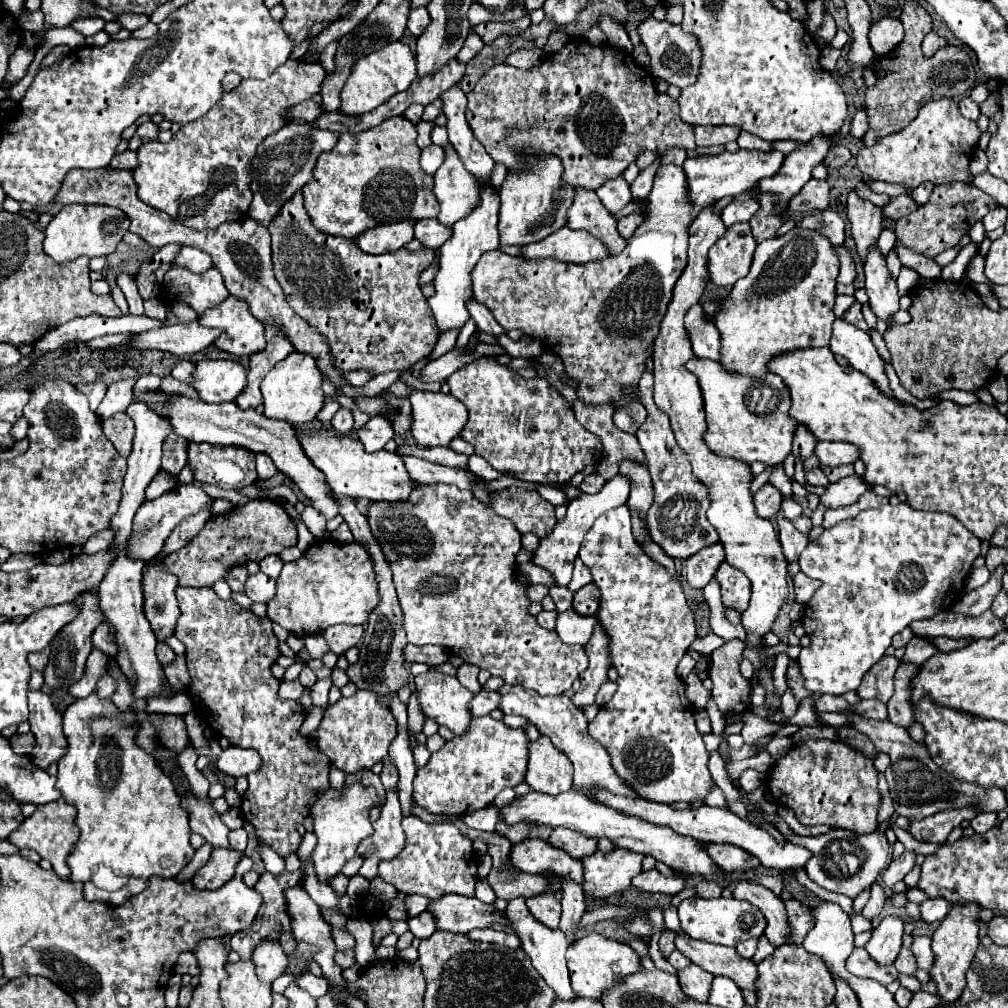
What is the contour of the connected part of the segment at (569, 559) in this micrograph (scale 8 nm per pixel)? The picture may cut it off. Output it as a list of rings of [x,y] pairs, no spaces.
[[[615,476],[613,480],[609,480],[601,492],[597,494],[581,494],[577,500],[573,500],[567,506],[567,514],[563,520],[559,520],[553,530],[539,540],[539,548],[533,552],[533,564],[545,568],[551,572],[551,576],[555,578],[557,586],[567,586],[571,580],[571,572],[573,572],[573,562],[577,558],[577,552],[581,548],[581,540],[585,536],[585,532],[593,526],[593,522],[597,520],[597,516],[601,516],[603,512],[623,506],[629,498],[629,480],[625,480],[625,476]]]

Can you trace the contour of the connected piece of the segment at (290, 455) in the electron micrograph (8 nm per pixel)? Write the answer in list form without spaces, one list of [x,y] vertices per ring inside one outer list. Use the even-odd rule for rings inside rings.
[[[161,390],[155,392],[143,392],[137,402],[147,404],[153,408],[159,416],[171,422],[173,432],[187,438],[189,442],[207,442],[215,446],[239,446],[247,448],[255,454],[267,454],[279,472],[283,472],[311,502],[311,506],[323,514],[327,520],[335,518],[339,514],[339,504],[331,494],[331,488],[325,480],[325,476],[313,468],[311,460],[305,456],[303,448],[299,446],[299,440],[295,436],[295,430],[291,424],[285,424],[283,420],[269,420],[263,414],[257,414],[255,410],[241,410],[235,402],[231,404],[209,404],[203,400],[193,400],[187,396],[171,396]]]

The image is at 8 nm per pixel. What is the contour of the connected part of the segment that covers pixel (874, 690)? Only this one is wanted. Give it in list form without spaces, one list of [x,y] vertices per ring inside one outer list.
[[[883,656],[865,676],[859,688],[855,690],[859,698],[877,698],[883,704],[893,696],[893,674],[899,660],[895,656]]]

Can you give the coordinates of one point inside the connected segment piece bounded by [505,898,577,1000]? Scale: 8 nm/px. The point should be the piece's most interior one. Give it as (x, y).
(546, 947)

